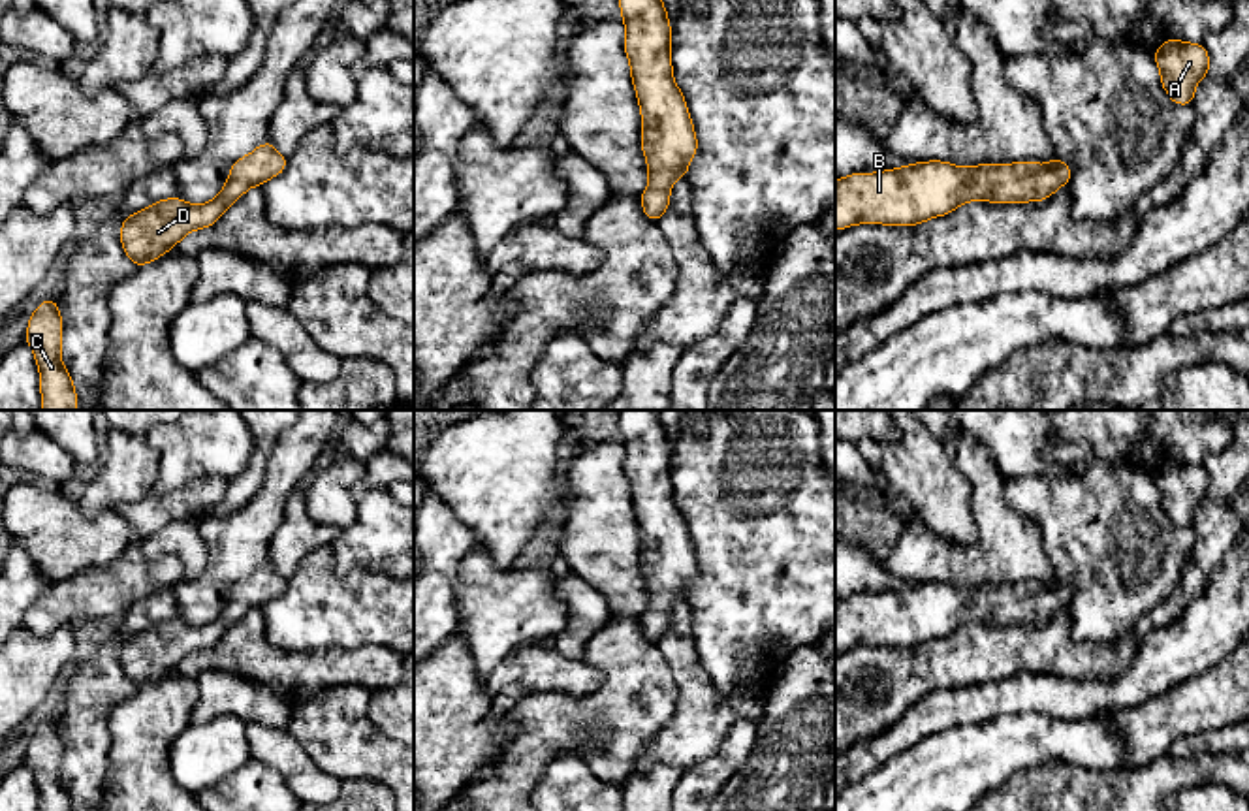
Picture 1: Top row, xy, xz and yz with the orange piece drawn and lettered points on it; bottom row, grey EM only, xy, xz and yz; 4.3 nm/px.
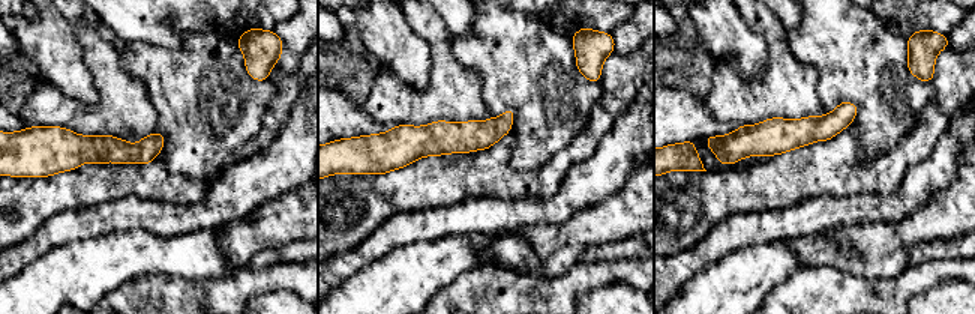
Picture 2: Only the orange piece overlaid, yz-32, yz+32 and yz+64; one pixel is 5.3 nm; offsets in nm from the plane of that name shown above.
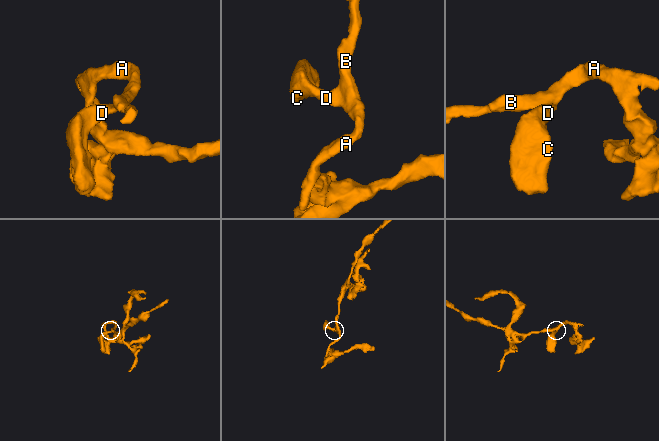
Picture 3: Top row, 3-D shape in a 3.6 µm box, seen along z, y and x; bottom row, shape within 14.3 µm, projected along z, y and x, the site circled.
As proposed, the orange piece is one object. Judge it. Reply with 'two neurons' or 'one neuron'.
one neuron

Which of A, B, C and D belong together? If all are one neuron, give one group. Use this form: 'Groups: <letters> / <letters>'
Groups: A B C D

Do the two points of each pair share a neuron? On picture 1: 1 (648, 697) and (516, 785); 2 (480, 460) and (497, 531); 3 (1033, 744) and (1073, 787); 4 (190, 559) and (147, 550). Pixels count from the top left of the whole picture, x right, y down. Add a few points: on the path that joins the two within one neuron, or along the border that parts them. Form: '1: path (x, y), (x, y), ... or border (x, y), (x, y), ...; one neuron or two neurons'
1: path (612, 725), (565, 727), (542, 749); one neuron
2: path (493, 477), (493, 514); one neuron
3: border (1091, 770), (1041, 763), (1009, 779); two neurons
4: path (179, 548), (158, 546); one neuron

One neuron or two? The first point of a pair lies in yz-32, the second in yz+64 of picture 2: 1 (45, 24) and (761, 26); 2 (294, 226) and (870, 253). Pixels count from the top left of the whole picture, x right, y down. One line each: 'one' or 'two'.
1: two
2: one

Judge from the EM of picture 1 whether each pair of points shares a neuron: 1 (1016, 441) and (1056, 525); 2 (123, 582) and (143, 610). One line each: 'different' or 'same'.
1: different
2: different

